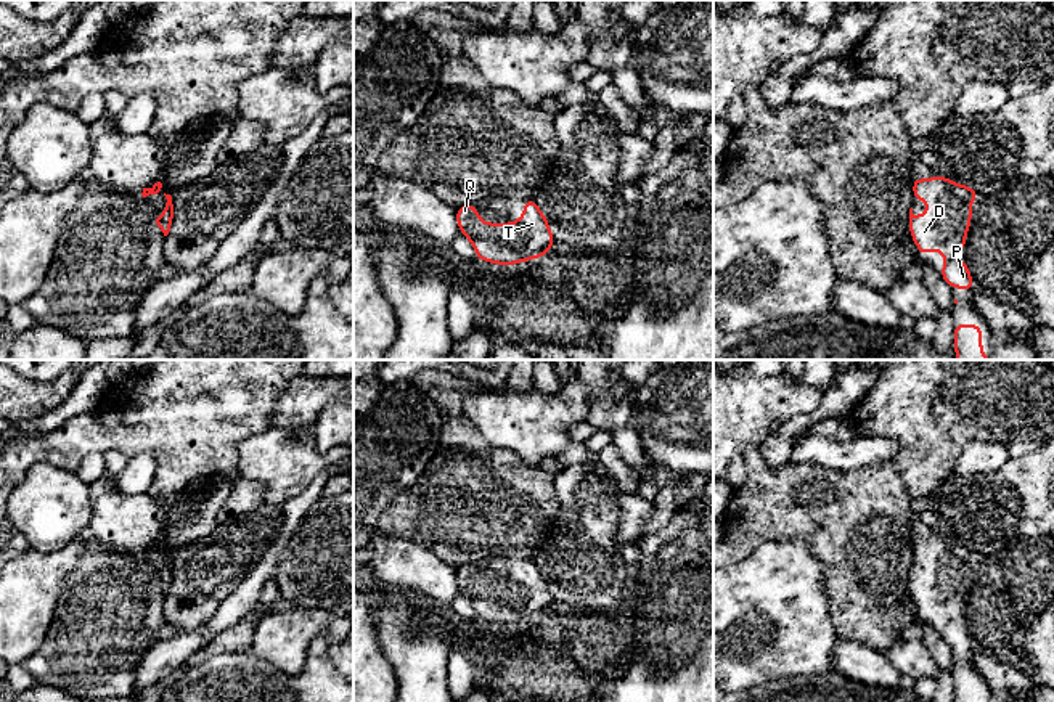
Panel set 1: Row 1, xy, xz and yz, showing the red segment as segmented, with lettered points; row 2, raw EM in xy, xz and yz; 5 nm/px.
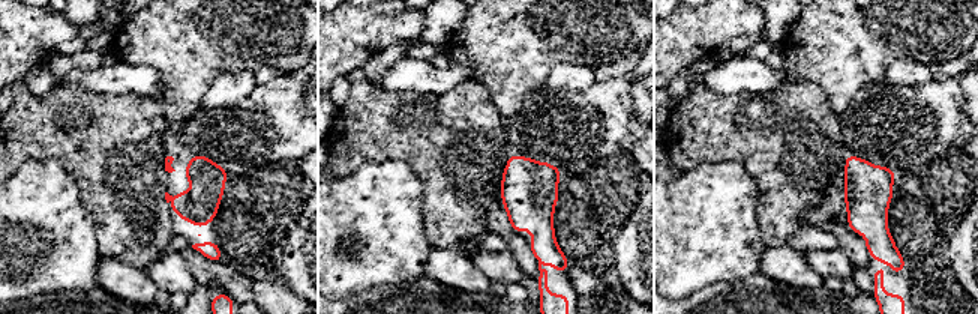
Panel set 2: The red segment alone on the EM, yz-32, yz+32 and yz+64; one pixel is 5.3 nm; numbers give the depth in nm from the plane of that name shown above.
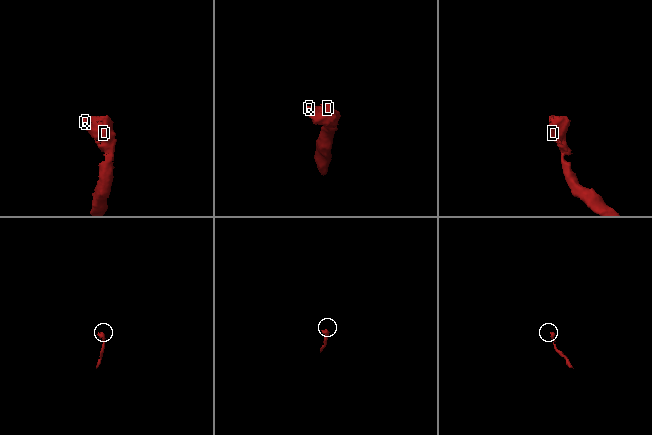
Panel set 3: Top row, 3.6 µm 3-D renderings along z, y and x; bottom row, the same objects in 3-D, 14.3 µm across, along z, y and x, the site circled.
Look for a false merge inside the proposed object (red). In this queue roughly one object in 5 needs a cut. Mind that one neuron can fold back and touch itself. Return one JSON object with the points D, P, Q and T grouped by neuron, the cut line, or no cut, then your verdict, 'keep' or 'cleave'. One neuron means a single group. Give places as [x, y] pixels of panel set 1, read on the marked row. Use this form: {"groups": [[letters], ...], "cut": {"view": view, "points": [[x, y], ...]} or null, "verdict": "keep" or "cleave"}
{"groups": [["D", "P", "Q", "T"]], "cut": null, "verdict": "keep"}

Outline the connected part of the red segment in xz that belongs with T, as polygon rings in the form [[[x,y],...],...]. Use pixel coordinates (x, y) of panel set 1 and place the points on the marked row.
[[[532,198],[522,201],[524,215],[514,223],[484,223],[472,204],[456,209],[460,231],[472,243],[482,262],[514,265],[537,257],[545,257],[556,243],[551,228]]]

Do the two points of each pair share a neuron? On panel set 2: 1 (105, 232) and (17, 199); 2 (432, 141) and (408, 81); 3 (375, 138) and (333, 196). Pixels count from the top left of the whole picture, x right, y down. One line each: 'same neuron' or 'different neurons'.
1: different neurons
2: different neurons
3: different neurons

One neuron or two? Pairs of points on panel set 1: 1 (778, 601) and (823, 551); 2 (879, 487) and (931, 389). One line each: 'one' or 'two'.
1: two
2: two

